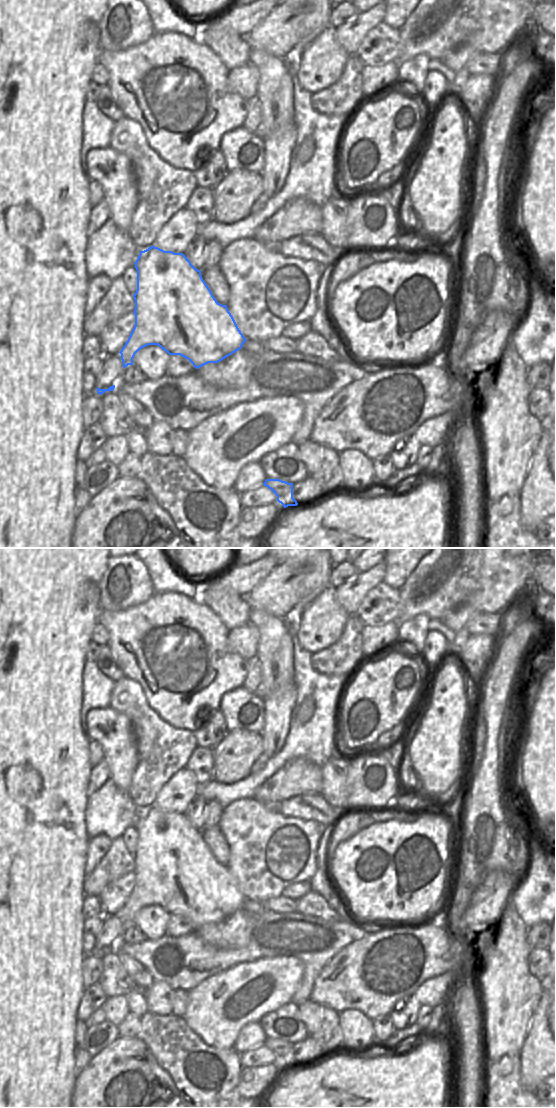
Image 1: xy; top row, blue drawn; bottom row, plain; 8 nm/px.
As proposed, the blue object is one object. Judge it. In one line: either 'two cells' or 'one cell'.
one cell

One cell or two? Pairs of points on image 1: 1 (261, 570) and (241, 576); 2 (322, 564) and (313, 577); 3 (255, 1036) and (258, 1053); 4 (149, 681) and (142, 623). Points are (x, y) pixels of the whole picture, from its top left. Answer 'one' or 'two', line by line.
1: one
2: one
3: two
4: one

